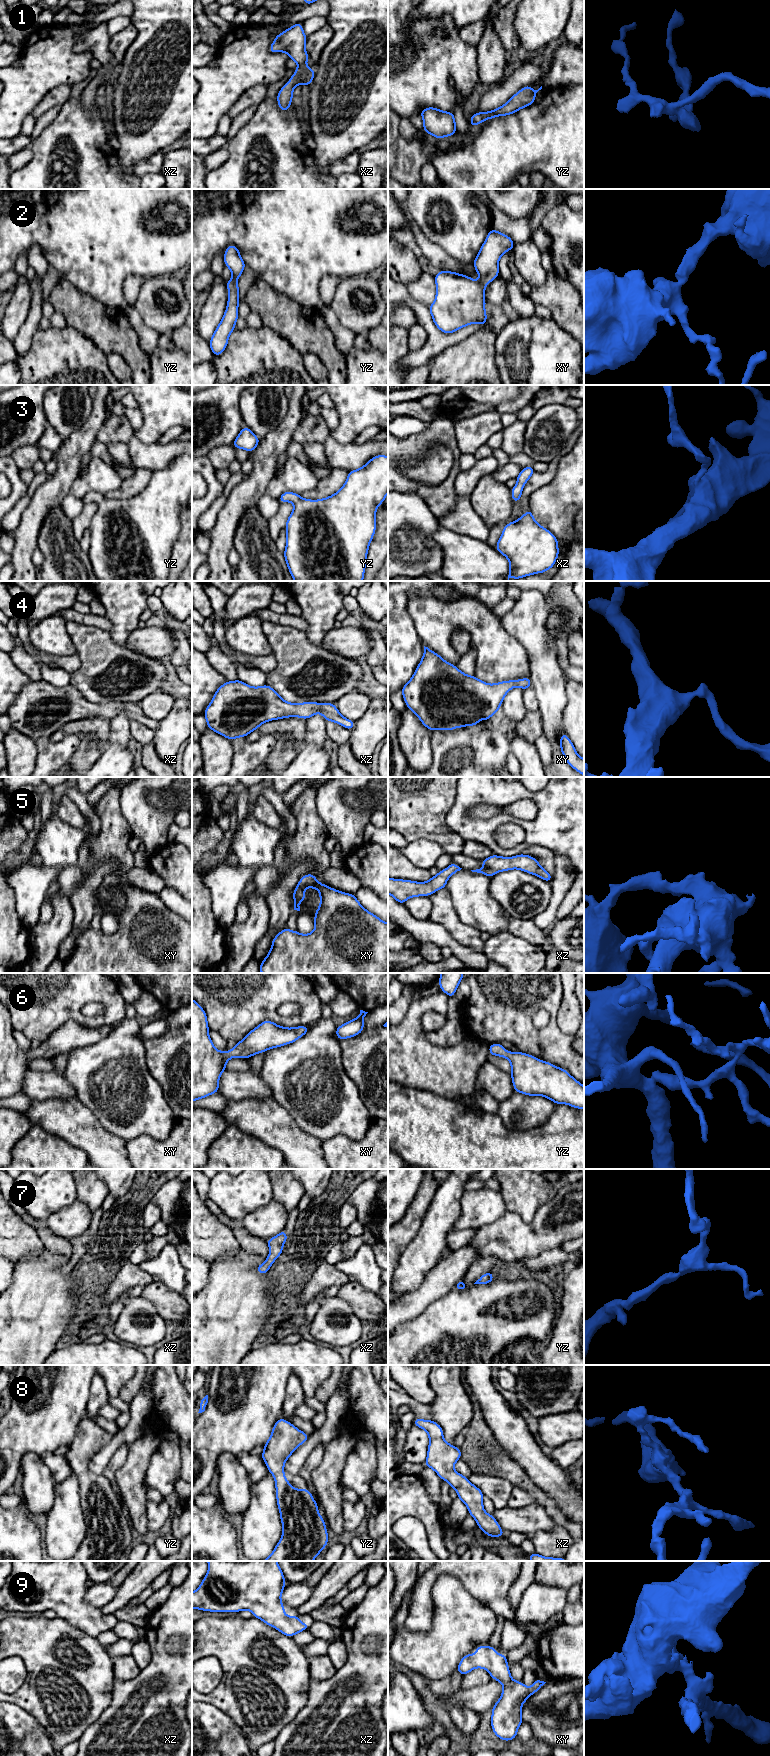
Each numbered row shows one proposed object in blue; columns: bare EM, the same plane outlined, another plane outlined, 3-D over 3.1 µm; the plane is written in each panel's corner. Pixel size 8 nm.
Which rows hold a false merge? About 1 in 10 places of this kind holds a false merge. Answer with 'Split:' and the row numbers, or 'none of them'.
Split: none of them

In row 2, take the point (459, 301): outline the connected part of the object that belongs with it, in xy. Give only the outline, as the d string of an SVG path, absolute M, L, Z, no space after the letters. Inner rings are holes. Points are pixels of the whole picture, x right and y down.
M490 229L483 245L473 265L480 279L473 280L467 275L462 275L452 271L440 270L434 277L436 283L436 296L434 302L428 307L433 322L436 327L445 334L451 334L470 324L478 323L485 326L487 314L485 312L485 289L488 283L491 283L499 276L499 260L500 257L513 249L515 243L508 235L502 232Z

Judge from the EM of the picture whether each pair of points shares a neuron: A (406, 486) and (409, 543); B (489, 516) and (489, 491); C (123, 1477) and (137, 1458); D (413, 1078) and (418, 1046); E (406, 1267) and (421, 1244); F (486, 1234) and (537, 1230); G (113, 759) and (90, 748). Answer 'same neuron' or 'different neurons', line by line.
A: different neurons
B: same neuron
C: same neuron
D: same neuron
E: same neuron
F: same neuron
G: same neuron

